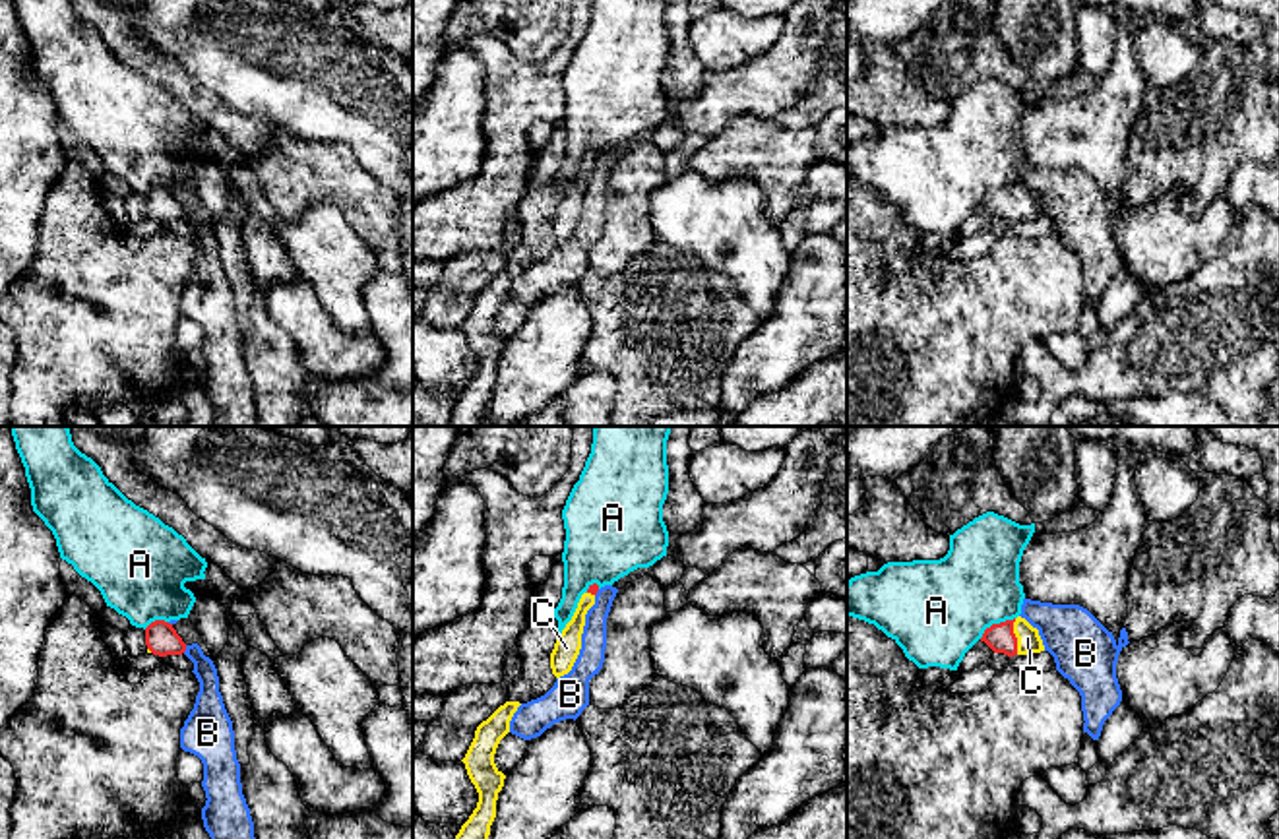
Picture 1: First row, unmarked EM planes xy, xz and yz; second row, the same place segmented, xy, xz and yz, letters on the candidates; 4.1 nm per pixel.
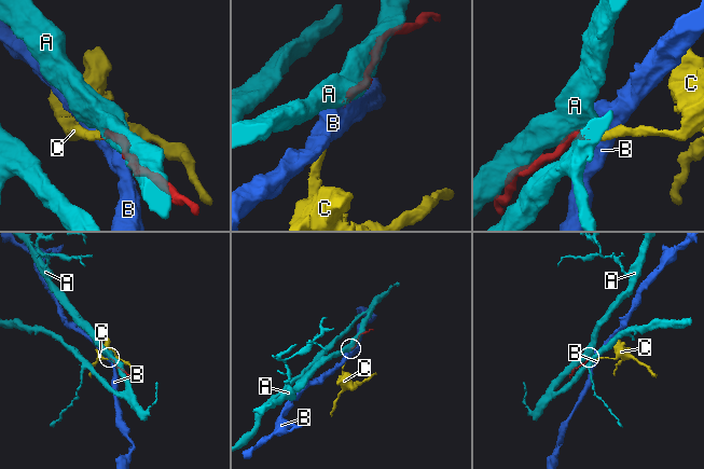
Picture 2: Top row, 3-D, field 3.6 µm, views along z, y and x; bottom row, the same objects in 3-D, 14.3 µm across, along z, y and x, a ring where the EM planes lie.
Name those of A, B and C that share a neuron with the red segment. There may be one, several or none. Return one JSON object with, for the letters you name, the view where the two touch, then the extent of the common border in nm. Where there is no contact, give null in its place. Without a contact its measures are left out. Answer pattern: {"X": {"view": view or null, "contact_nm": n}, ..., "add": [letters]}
{"C": {"view": "yz", "contact_nm": 150}, "add": ["C"]}

